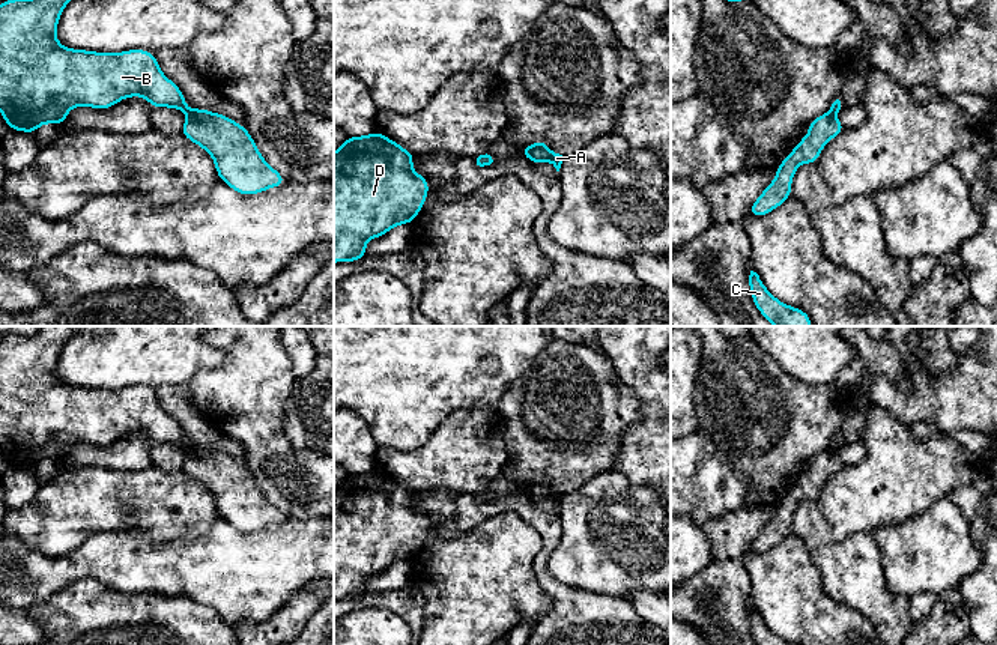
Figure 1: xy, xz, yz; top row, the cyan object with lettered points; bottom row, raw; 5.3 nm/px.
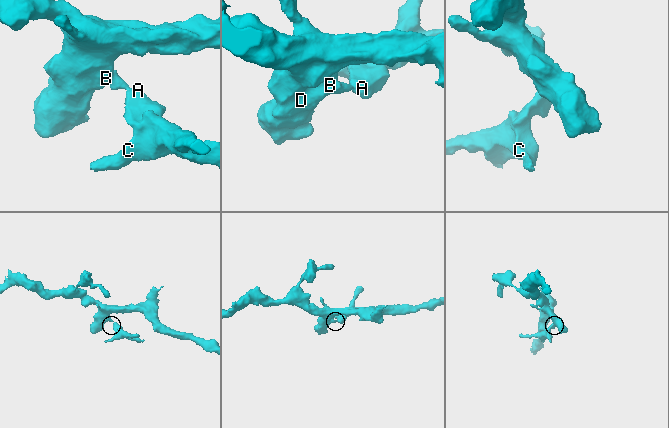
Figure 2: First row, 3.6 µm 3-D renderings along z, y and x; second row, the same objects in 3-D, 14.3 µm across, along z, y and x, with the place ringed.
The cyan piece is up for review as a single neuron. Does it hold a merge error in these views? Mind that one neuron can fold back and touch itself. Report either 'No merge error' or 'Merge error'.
Merge error

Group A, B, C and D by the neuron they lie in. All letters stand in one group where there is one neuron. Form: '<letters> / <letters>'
A C / B D

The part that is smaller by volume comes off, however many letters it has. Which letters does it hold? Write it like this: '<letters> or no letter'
A, C

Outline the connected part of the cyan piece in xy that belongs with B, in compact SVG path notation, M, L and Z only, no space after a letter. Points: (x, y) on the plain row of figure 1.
M39 326L35 335L0 341L0 448L9 466L33 471L44 460L62 462L72 444L110 445L128 433L146 435L152 445L189 450L180 425L159 406L150 388L95 389L59 380L57 359L80 326Z

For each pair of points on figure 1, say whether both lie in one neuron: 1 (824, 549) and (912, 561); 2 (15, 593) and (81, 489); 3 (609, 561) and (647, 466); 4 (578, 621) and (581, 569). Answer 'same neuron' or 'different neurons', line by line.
1: different neurons
2: different neurons
3: different neurons
4: different neurons

